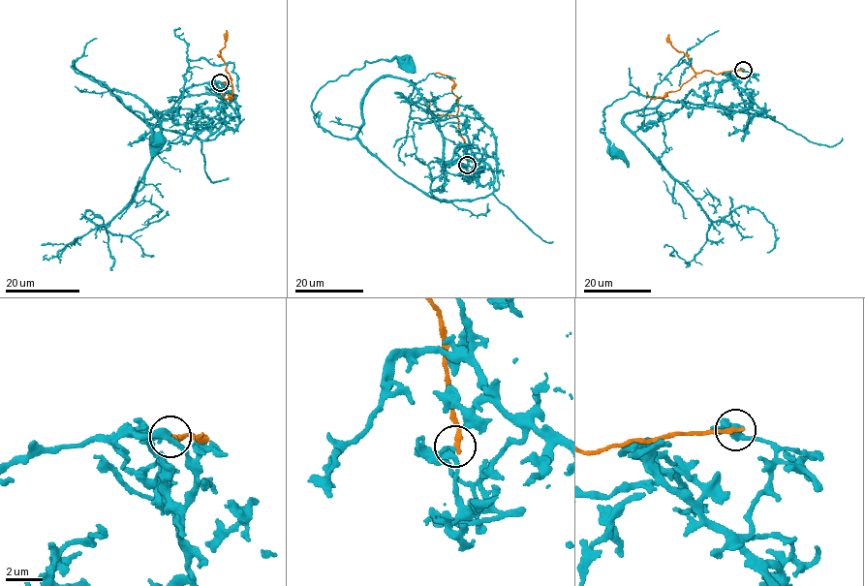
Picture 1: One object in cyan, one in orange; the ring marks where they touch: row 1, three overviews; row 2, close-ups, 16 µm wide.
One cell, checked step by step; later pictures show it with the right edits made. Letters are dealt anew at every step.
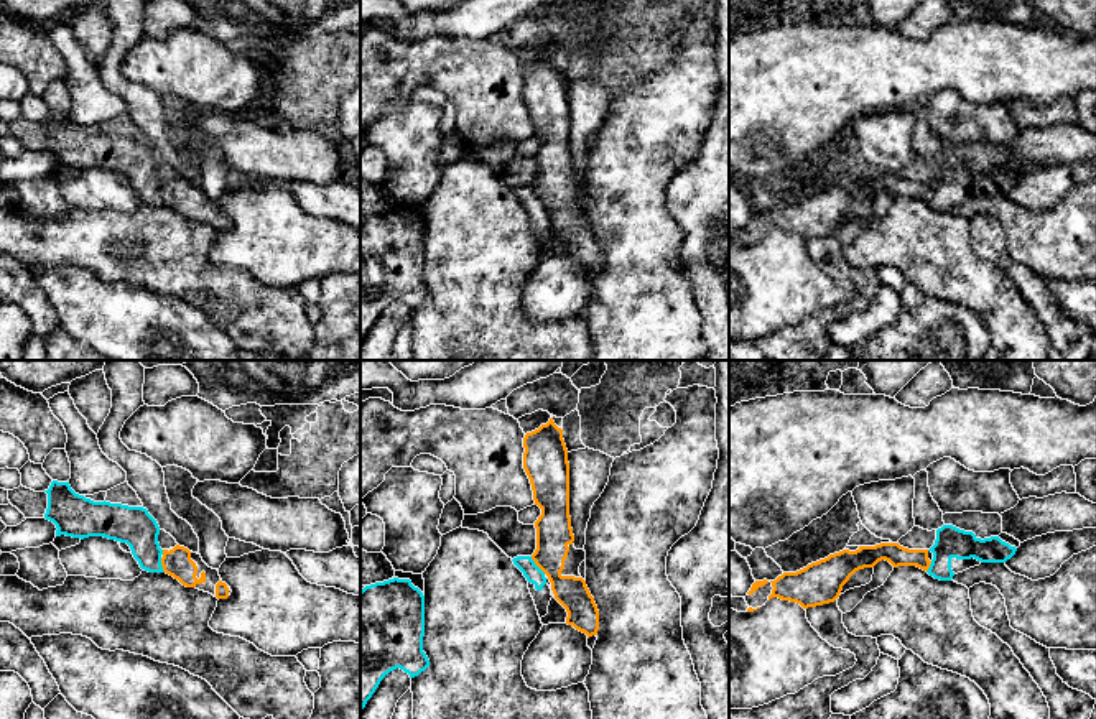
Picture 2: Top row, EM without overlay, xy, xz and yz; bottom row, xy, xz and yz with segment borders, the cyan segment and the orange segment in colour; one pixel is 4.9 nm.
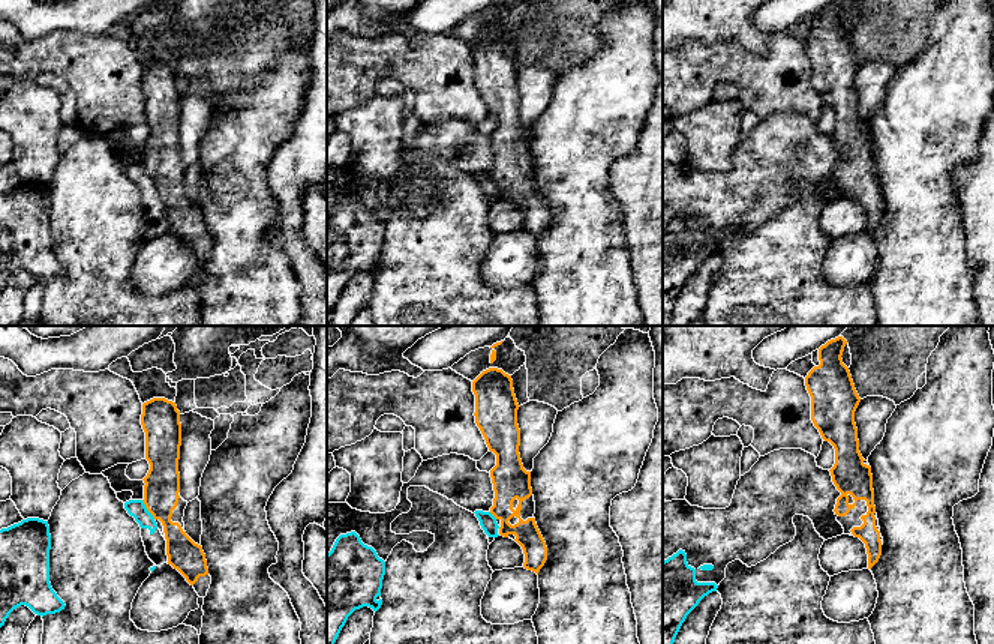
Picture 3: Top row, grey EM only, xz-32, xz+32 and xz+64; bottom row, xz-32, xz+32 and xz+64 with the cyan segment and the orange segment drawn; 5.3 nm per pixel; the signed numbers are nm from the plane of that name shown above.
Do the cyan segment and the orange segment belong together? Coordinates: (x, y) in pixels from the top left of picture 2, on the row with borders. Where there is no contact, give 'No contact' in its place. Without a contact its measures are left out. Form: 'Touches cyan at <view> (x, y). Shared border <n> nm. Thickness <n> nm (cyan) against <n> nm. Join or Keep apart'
Touches cyan at xz (535, 565). Shared border 120 nm. Thickness 90 nm (cyan) against 180 nm. Keep apart

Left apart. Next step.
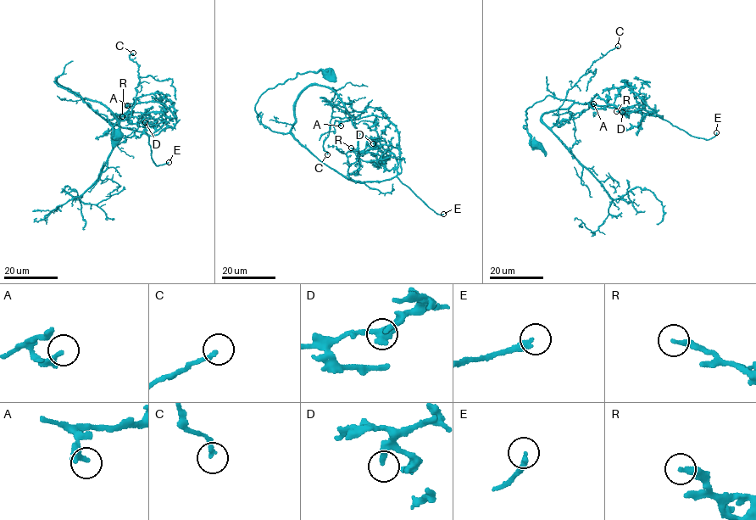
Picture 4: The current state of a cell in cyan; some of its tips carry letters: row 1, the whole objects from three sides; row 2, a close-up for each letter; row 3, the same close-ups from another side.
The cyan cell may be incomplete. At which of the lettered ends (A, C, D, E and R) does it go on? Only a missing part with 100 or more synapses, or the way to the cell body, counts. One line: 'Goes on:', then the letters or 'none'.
Goes on: E

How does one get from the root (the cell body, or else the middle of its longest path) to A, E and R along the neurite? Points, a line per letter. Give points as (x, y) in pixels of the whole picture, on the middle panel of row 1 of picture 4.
A: (329, 71), (297, 73), (255, 109), (349, 180), (397, 175), (395, 125), (375, 115), (341, 125)
E: (329, 71), (297, 73), (269, 88), (255, 104), (258, 120), (291, 134), (349, 180), (396, 176), (443, 214)
R: (329, 71), (297, 73), (269, 88), (255, 104), (258, 120), (349, 180), (397, 175), (397, 148), (351, 148)

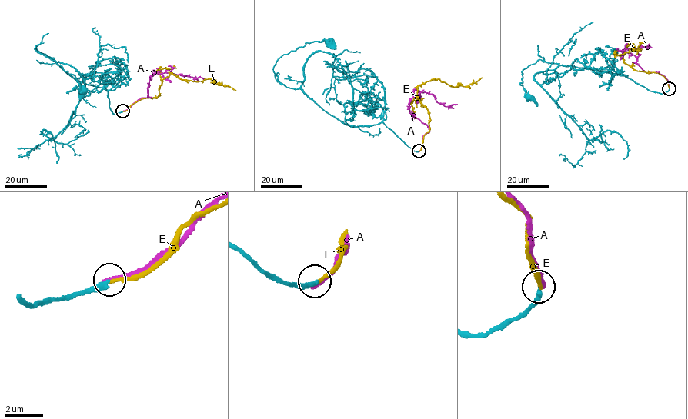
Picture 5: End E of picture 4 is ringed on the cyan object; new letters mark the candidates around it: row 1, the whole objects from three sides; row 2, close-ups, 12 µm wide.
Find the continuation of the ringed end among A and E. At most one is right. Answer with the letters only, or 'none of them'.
E

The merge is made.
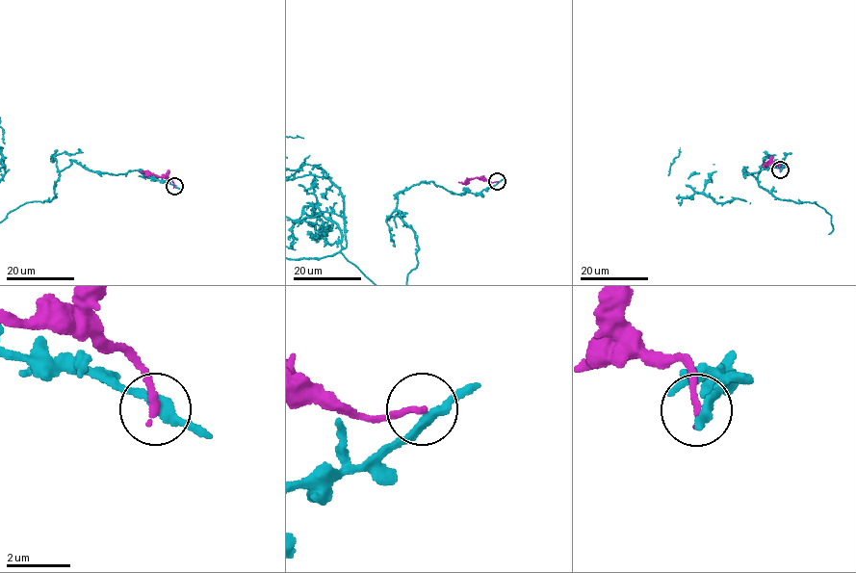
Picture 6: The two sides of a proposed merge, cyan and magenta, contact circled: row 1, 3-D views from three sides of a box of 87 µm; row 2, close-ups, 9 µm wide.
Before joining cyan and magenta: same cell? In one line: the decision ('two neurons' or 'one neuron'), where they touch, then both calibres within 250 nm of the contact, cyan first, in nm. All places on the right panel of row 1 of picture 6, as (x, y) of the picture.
two neurons | (780, 169) | 320/220 nm

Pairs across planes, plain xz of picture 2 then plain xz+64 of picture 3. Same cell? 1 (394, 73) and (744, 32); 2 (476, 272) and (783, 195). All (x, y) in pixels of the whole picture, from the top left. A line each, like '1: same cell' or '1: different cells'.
1: different cells
2: different cells

